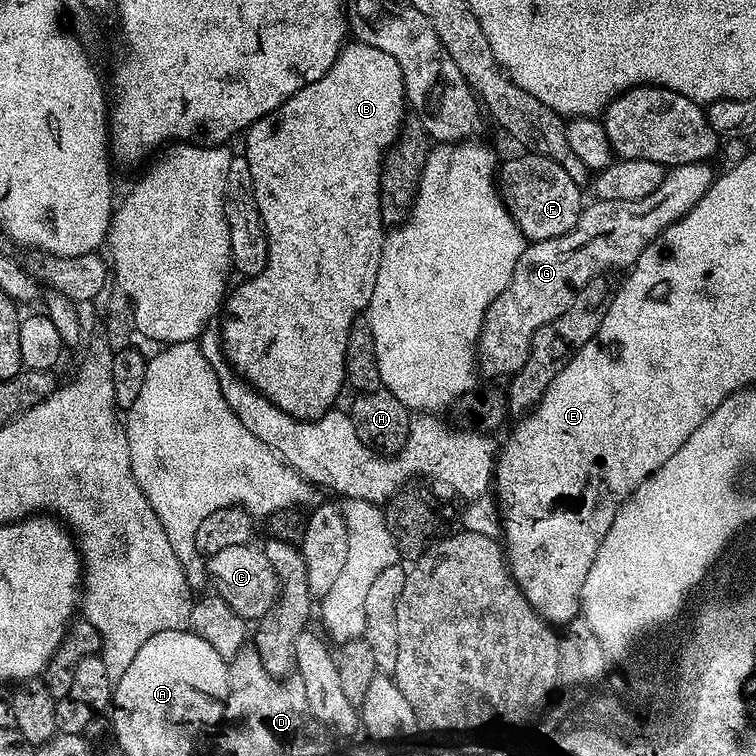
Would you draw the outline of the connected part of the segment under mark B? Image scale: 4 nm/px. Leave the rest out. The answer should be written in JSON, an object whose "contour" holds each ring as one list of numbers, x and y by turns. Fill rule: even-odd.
{"contour":[[348,42,341,47,334,66,330,66,330,70,326,70,326,74,322,74,318,82,302,86,302,90,286,98,286,102,282,102,278,110,258,118,258,122,251,124,248,131,243,133,242,155,250,162,252,189,256,191,256,205,264,217,264,229,268,235,268,257,266,266,257,276,241,279,239,281,241,284,227,293,222,304,224,321,218,324,218,331,227,363,232,365,236,375,295,420,316,420,319,416,333,411,335,404,332,403,339,398,340,391,346,388,344,375,346,338,352,323,367,309,370,294,374,294,374,282,378,282,378,262,382,258,382,246,386,235,386,227,379,216,380,170,384,156,398,140,402,125,405,123,404,108,406,112,402,70,398,70,398,62,394,62,394,58,386,54,386,50,378,50,378,46]]}

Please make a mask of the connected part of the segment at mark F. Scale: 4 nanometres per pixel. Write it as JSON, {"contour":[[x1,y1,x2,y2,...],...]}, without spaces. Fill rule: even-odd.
{"contour":[[524,154,524,157,516,156,513,160,508,160,499,165,498,168,498,191,504,197,504,205,508,207,508,213,514,218,514,222,520,228,520,233,524,235,525,241,545,240,546,238,558,238,562,234,569,232,578,222,582,211,582,203,580,204,581,185,574,182,574,178,570,178,570,174,566,174,566,170,562,170,562,166,558,166,558,162,554,162,548,156,543,154]]}

